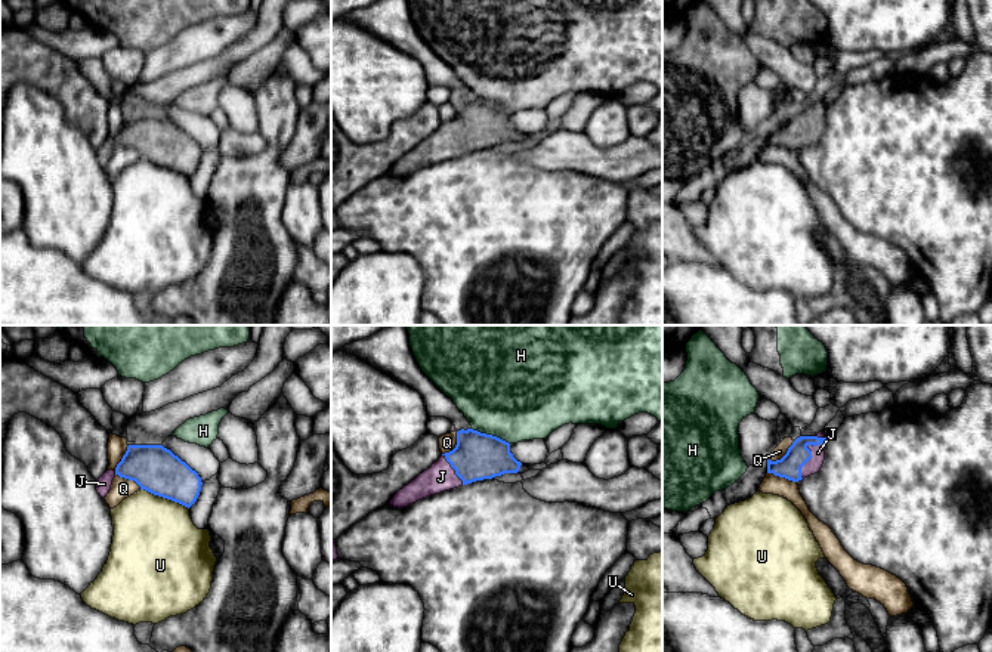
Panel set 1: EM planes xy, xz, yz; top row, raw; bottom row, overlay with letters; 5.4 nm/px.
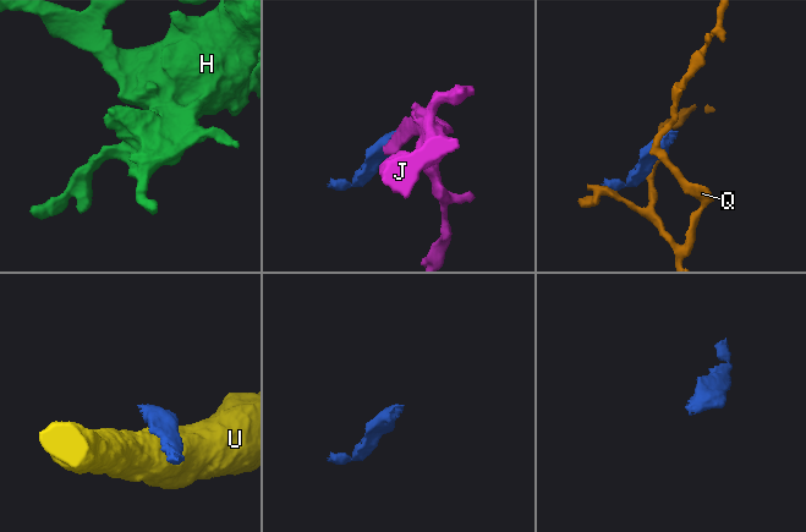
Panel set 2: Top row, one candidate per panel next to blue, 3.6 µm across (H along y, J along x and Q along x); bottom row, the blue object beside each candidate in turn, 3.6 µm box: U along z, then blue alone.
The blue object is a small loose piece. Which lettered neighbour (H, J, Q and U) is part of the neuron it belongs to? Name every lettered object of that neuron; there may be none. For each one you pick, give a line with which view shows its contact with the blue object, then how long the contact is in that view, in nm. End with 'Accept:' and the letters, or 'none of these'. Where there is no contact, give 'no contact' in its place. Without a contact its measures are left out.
J: yz | 240 nm
Accept: J

